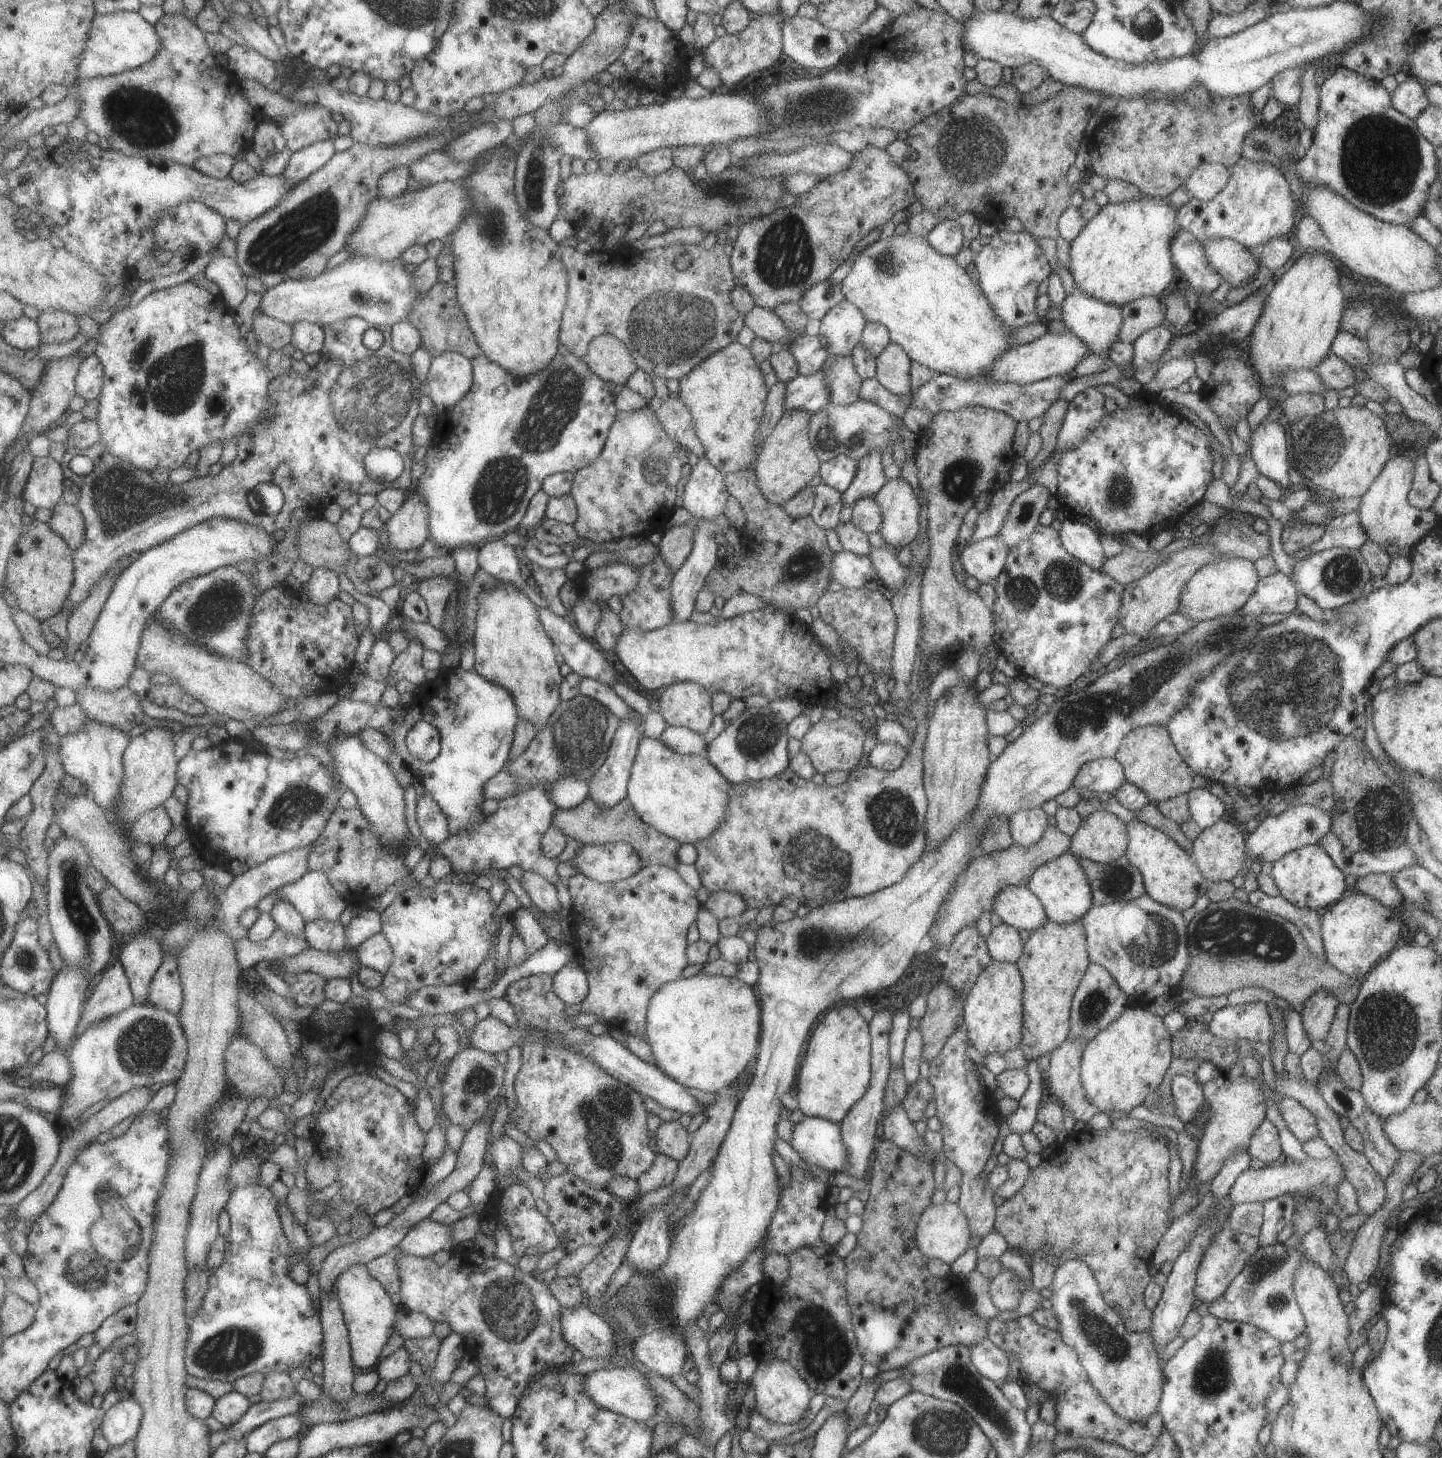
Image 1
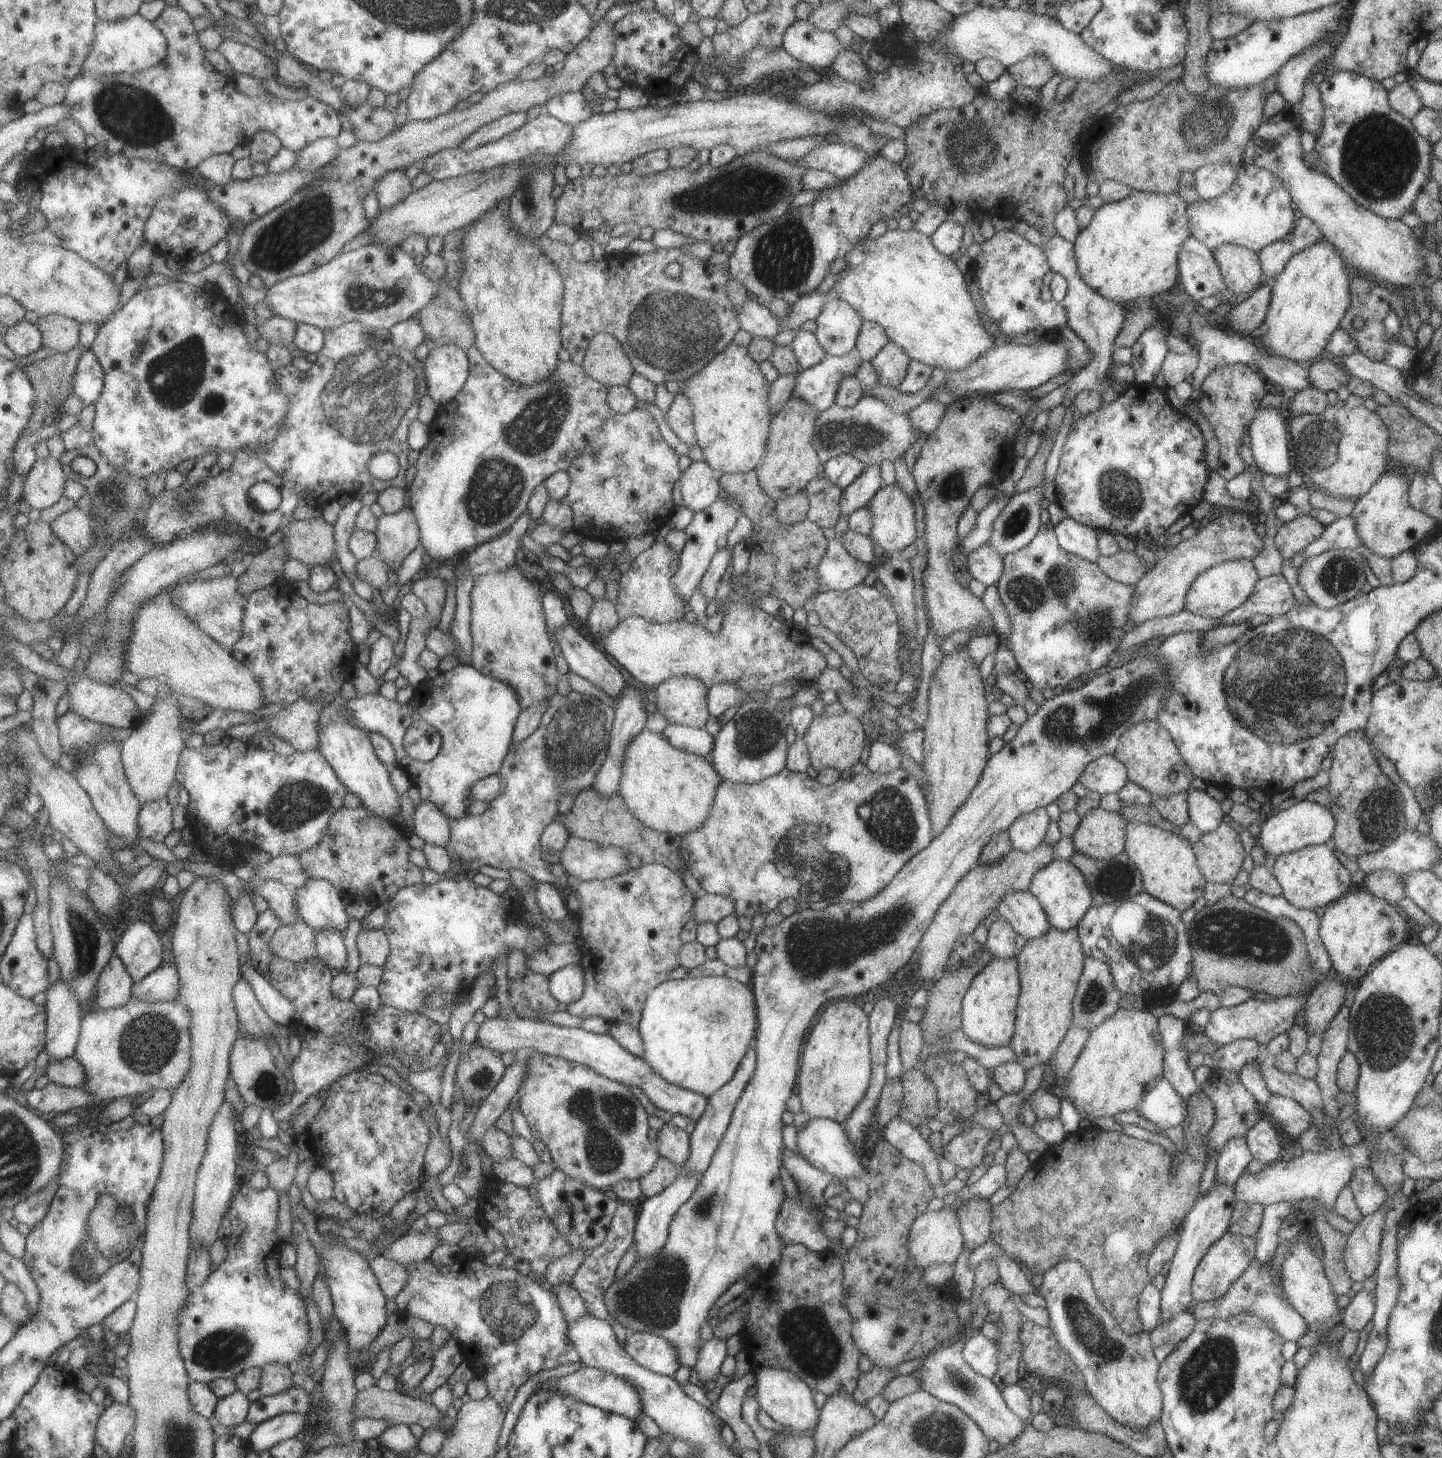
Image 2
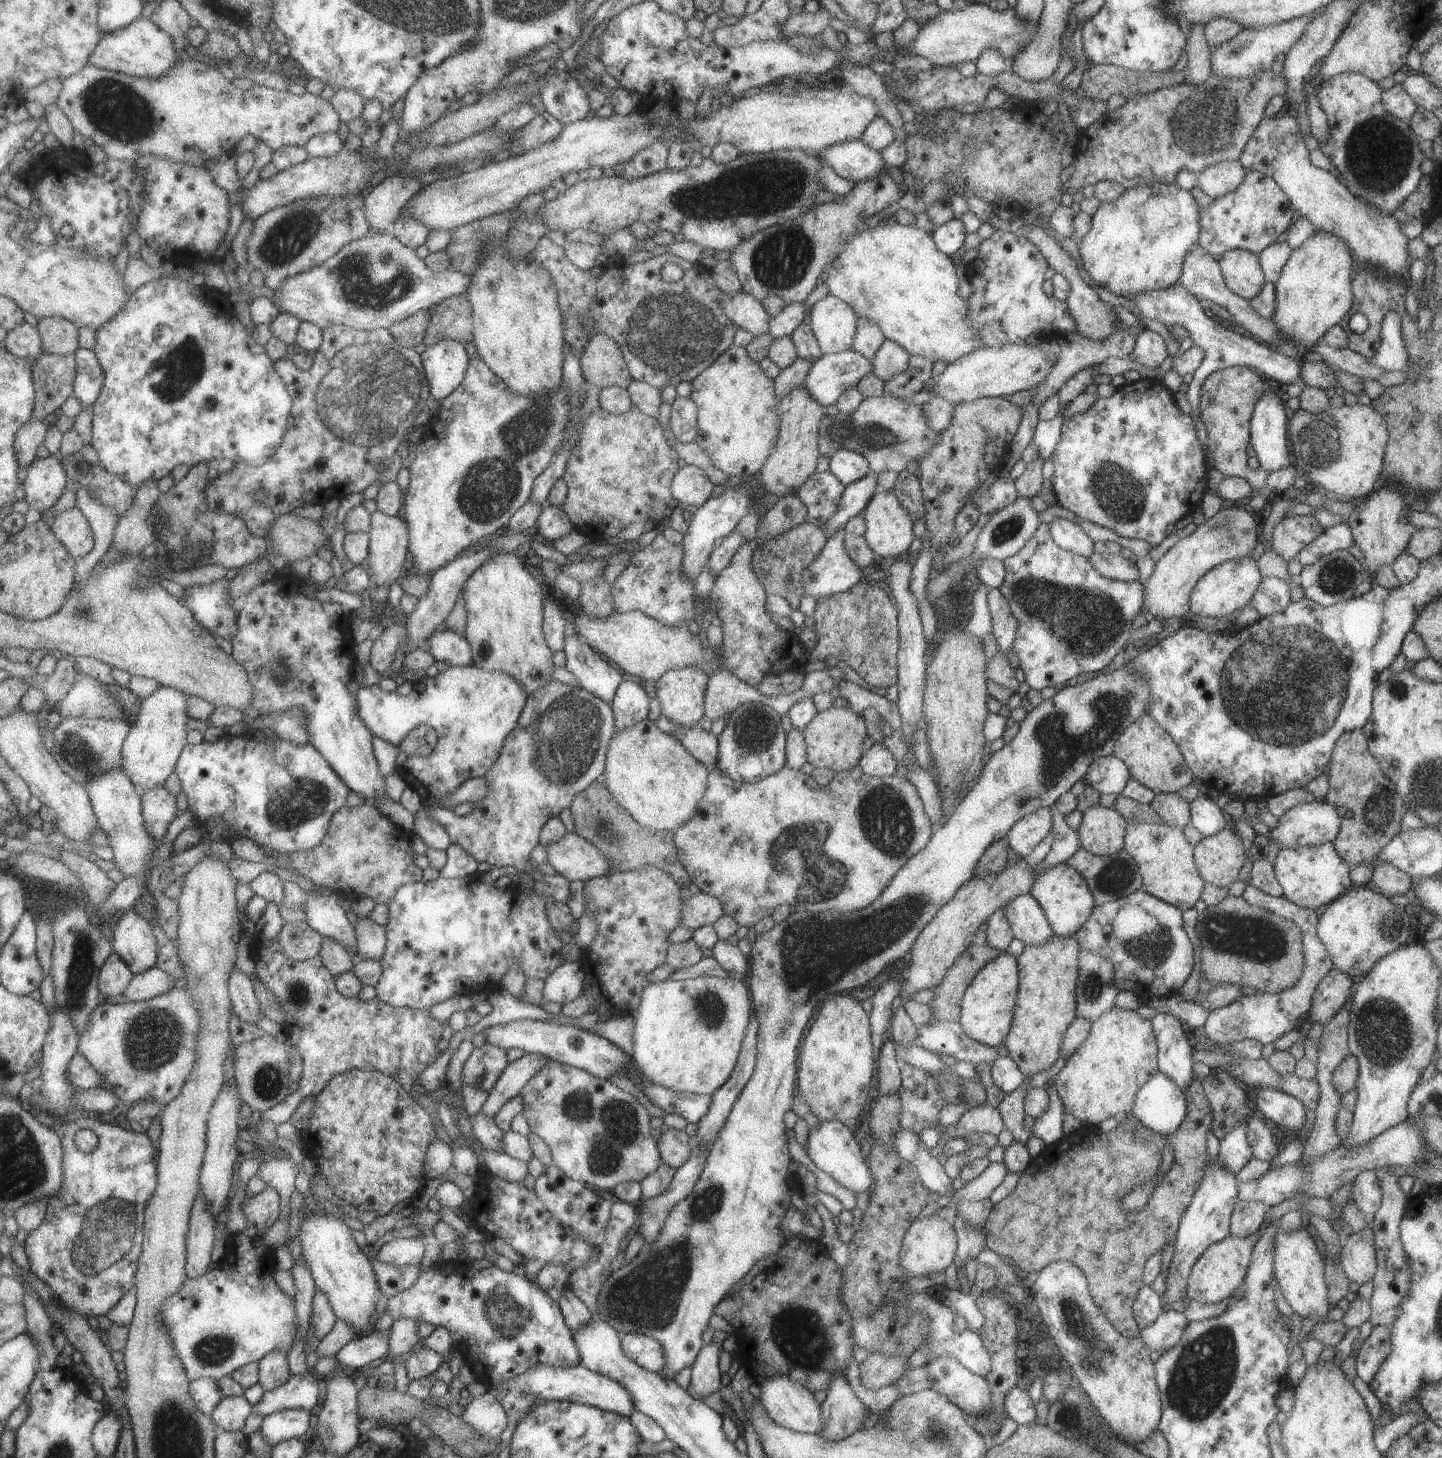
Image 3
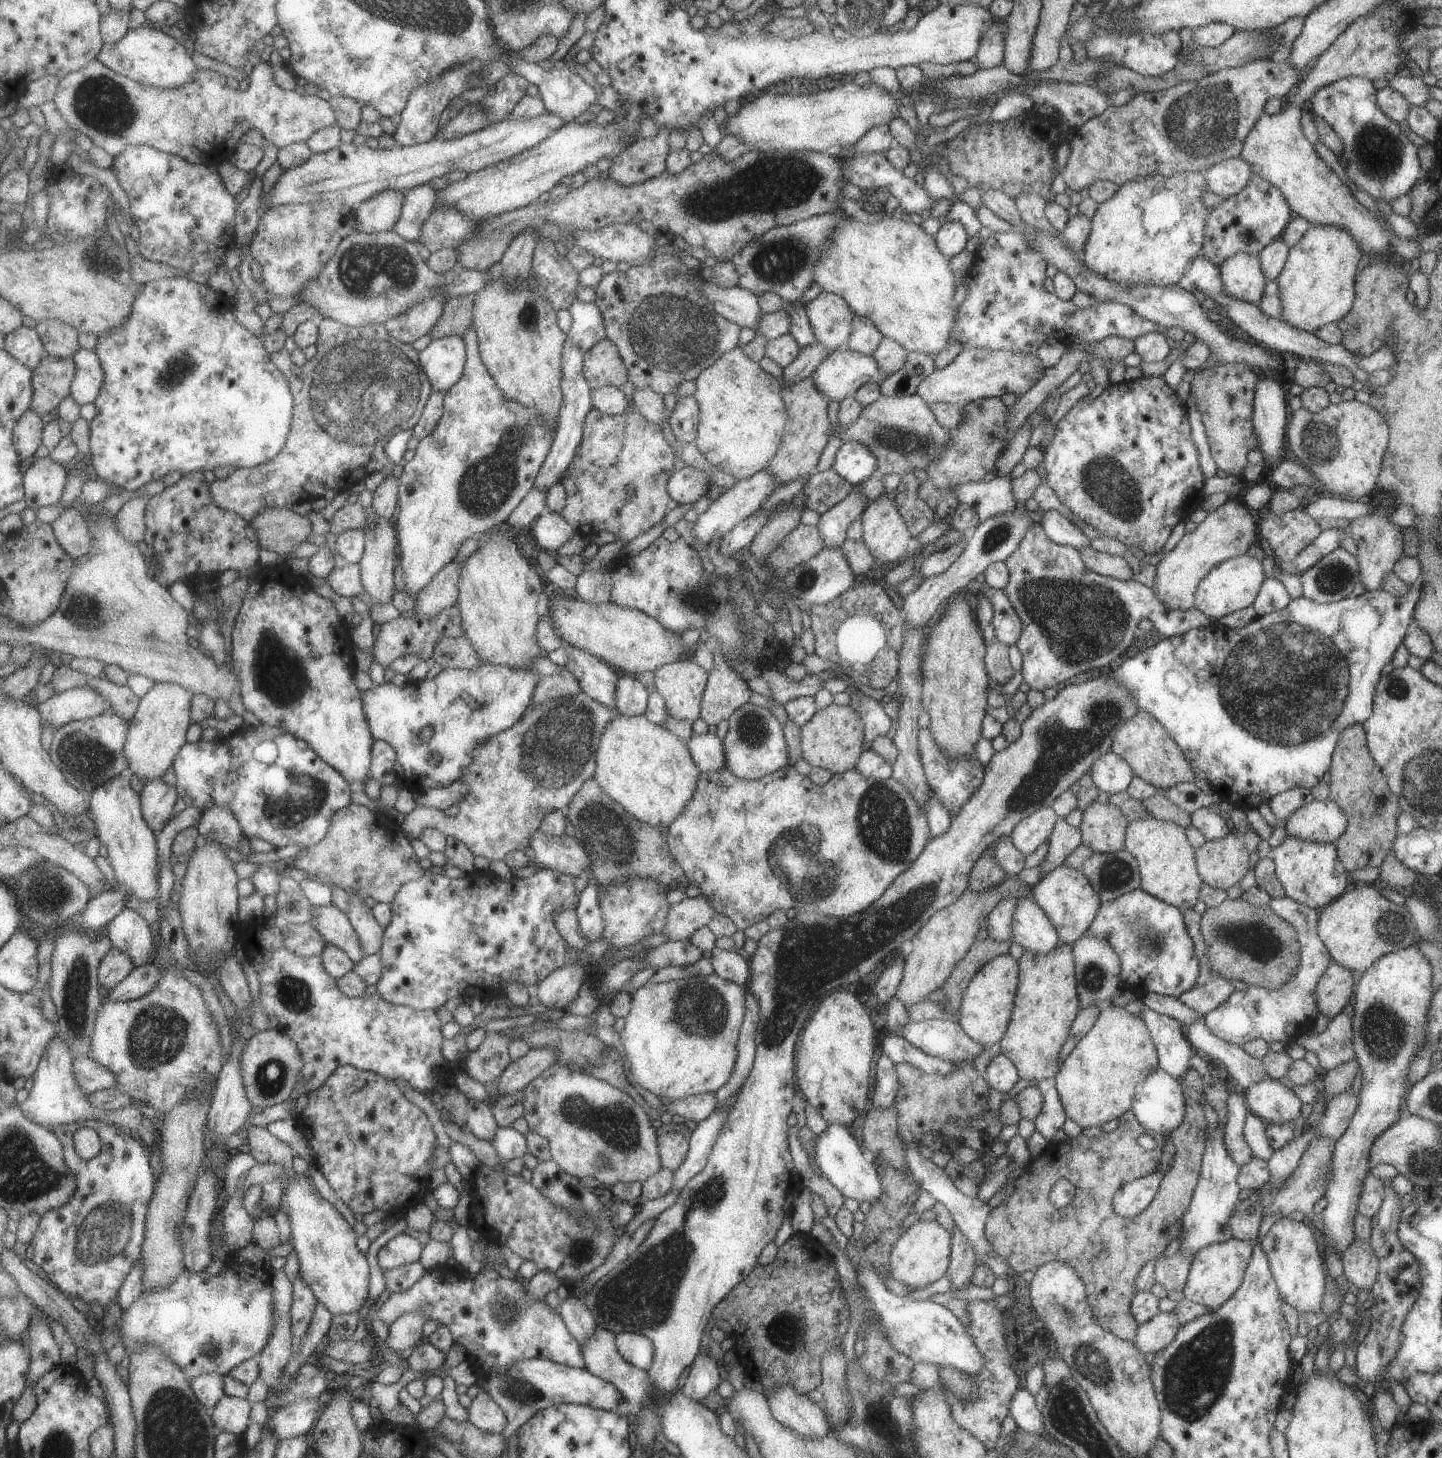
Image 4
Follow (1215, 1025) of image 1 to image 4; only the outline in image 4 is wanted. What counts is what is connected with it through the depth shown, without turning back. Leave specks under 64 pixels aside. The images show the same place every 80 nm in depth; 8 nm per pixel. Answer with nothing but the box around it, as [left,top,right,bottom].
[1202,886,1331,1046]

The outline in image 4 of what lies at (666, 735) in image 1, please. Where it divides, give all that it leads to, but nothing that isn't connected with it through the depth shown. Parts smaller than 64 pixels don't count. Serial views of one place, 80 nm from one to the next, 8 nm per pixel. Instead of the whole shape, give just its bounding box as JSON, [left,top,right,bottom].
[684,732,725,772]

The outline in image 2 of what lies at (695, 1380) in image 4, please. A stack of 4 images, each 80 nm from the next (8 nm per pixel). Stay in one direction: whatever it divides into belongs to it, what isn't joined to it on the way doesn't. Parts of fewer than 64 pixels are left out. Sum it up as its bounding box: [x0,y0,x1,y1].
[696,1337,725,1390]

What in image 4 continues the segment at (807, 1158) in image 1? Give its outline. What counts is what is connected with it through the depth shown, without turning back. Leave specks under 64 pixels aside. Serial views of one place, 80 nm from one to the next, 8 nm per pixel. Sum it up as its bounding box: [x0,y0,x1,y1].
[812,1124,883,1205]

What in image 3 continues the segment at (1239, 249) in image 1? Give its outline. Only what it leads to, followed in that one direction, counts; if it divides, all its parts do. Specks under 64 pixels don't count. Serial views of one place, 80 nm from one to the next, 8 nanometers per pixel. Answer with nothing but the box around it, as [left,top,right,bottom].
[1217,250,1265,301]

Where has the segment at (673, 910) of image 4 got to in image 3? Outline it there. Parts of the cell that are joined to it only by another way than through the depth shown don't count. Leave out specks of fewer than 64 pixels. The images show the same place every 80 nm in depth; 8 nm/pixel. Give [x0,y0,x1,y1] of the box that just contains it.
[679,893,721,932]

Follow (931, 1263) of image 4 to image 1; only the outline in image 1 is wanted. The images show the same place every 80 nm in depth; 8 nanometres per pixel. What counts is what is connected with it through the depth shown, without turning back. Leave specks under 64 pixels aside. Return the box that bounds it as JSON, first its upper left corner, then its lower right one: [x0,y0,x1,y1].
[915,1201,971,1265]

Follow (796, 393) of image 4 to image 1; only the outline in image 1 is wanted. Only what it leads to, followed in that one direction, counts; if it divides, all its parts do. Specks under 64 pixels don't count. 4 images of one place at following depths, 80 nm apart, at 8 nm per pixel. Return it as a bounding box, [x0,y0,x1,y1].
[753,409,821,505]

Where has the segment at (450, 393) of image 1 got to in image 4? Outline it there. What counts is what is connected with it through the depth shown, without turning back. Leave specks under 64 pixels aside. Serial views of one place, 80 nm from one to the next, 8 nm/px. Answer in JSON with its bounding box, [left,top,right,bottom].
[420,335,467,392]

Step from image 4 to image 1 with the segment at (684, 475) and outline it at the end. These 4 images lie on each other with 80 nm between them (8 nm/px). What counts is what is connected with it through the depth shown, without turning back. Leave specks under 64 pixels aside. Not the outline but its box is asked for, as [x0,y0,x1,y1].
[682,458,729,521]

